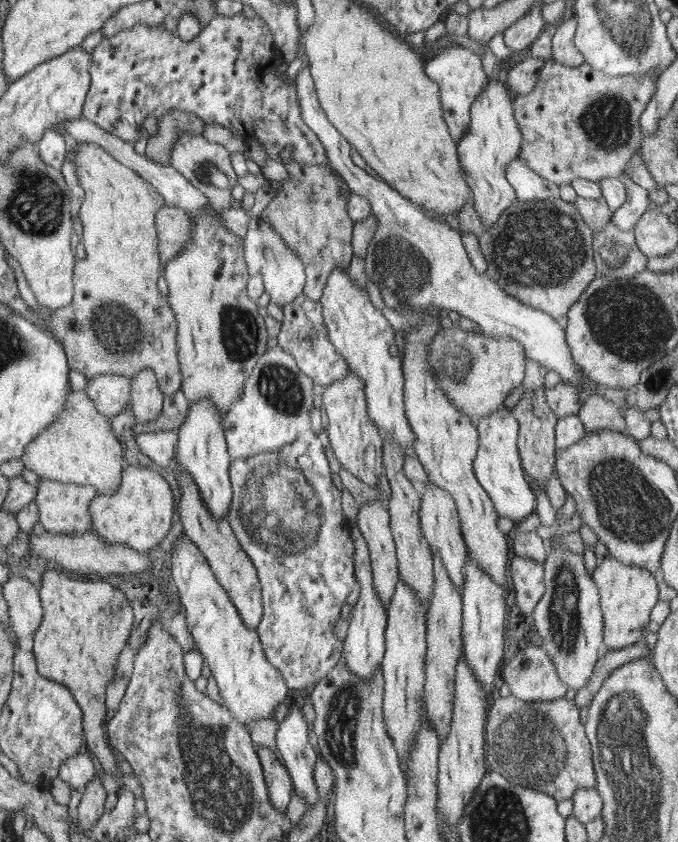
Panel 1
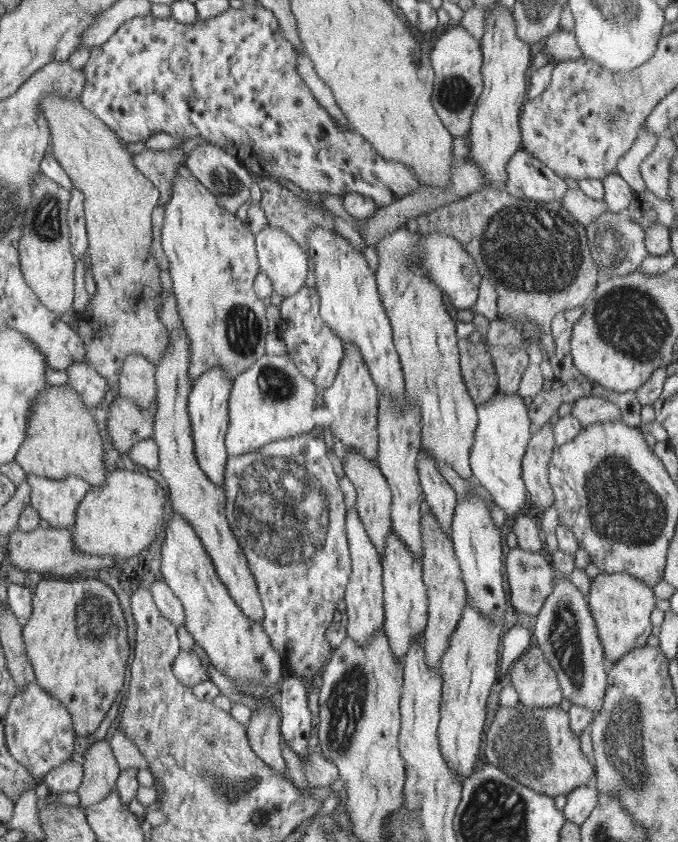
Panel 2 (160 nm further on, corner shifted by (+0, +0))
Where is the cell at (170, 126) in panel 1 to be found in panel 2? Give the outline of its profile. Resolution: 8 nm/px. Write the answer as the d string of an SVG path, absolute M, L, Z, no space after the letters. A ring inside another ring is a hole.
M181 139L176 143L178 146L171 151L151 151L145 149L139 154L135 154L134 165L142 172L153 185L158 189L159 198L157 206L162 206L167 202L171 194L170 186L173 185L173 180L177 176L178 166L181 165L181 151L185 139Z

